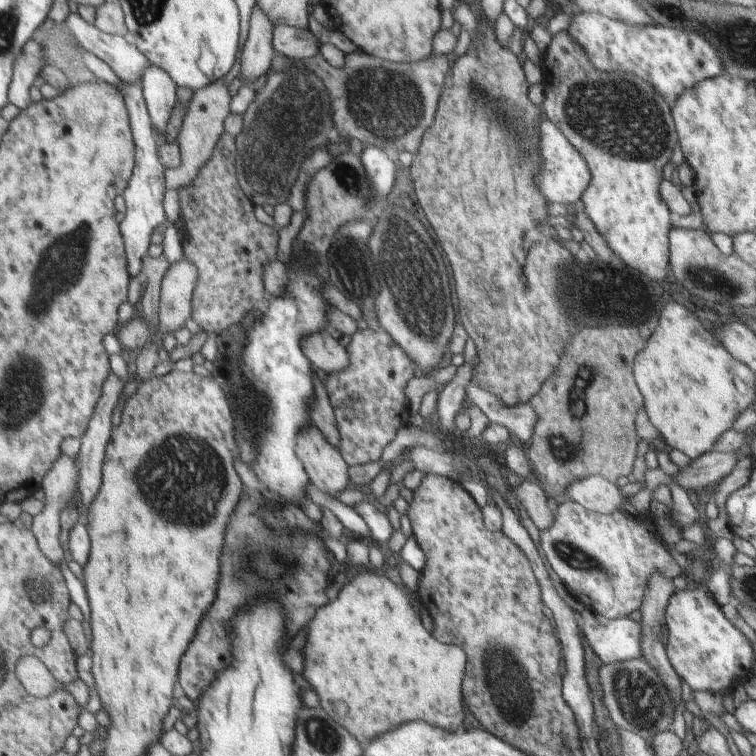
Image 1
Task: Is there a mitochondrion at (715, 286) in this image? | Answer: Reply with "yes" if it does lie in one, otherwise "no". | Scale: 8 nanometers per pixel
yes

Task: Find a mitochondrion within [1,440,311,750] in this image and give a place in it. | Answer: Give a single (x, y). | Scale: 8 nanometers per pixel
(247, 562)

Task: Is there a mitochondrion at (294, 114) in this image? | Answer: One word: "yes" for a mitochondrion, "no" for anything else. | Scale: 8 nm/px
yes

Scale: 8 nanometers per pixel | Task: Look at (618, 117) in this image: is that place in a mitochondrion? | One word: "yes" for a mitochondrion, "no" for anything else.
yes

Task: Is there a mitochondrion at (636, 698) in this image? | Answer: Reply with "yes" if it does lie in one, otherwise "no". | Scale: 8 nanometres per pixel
yes

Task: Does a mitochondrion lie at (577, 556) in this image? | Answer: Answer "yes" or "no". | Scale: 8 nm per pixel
yes

